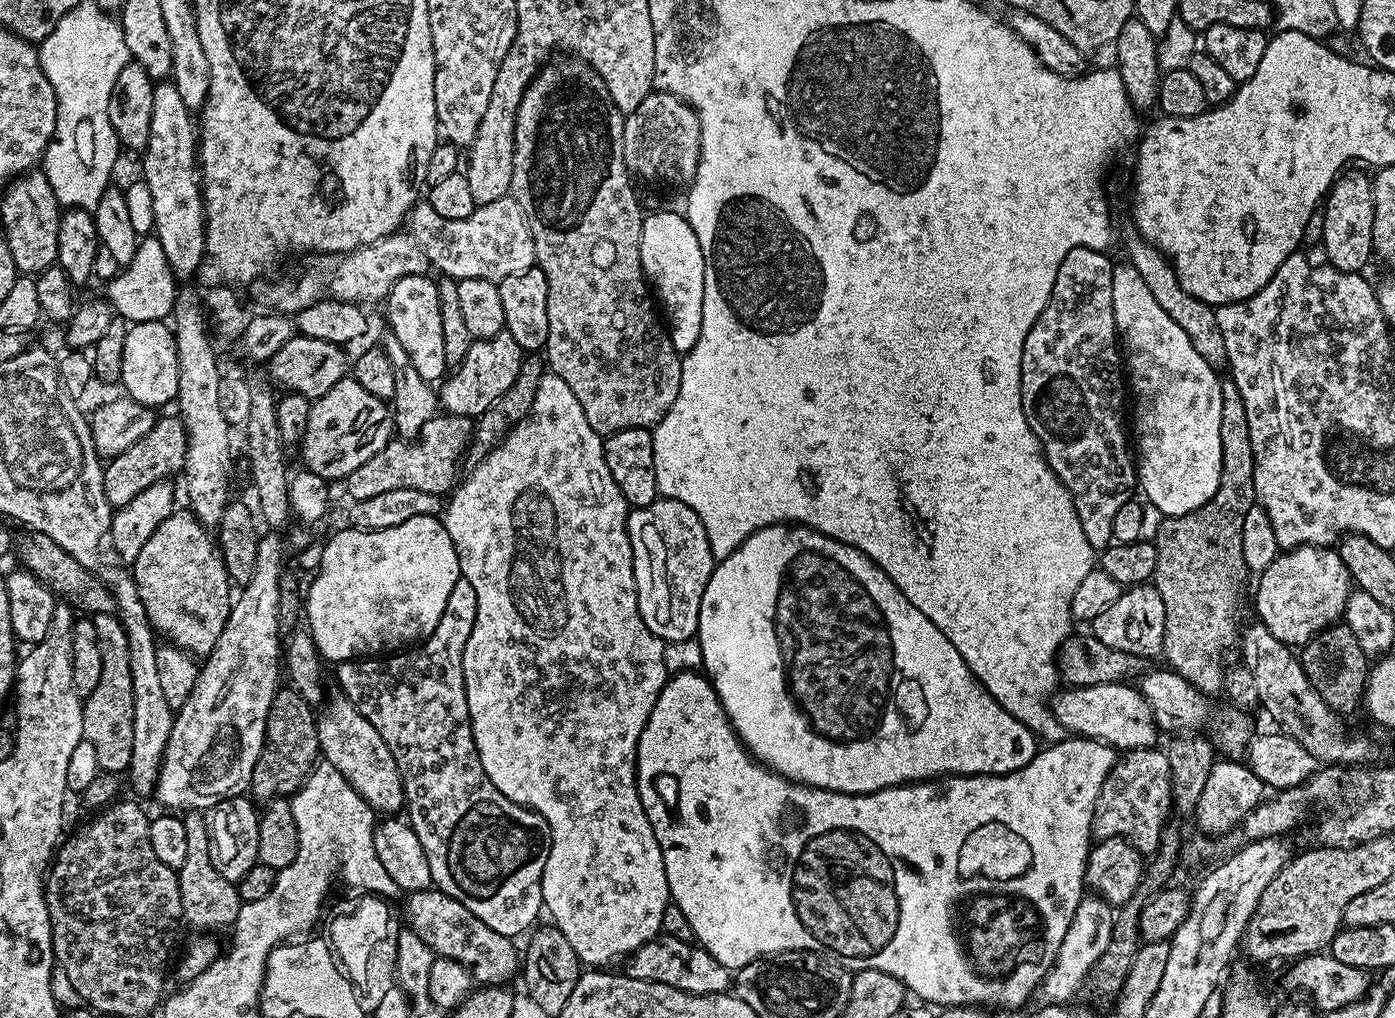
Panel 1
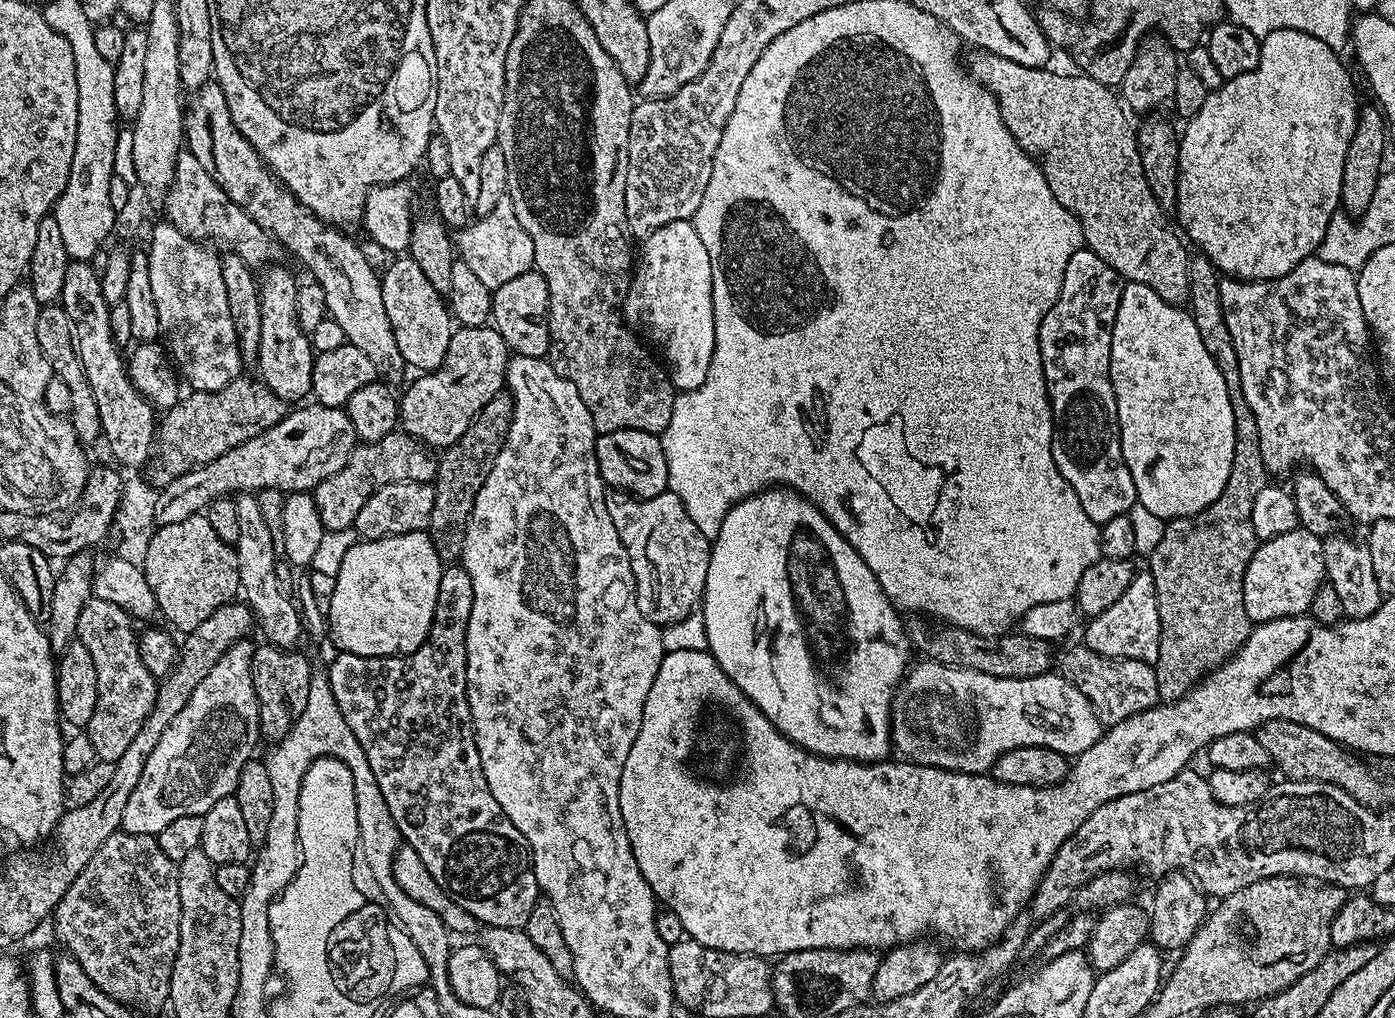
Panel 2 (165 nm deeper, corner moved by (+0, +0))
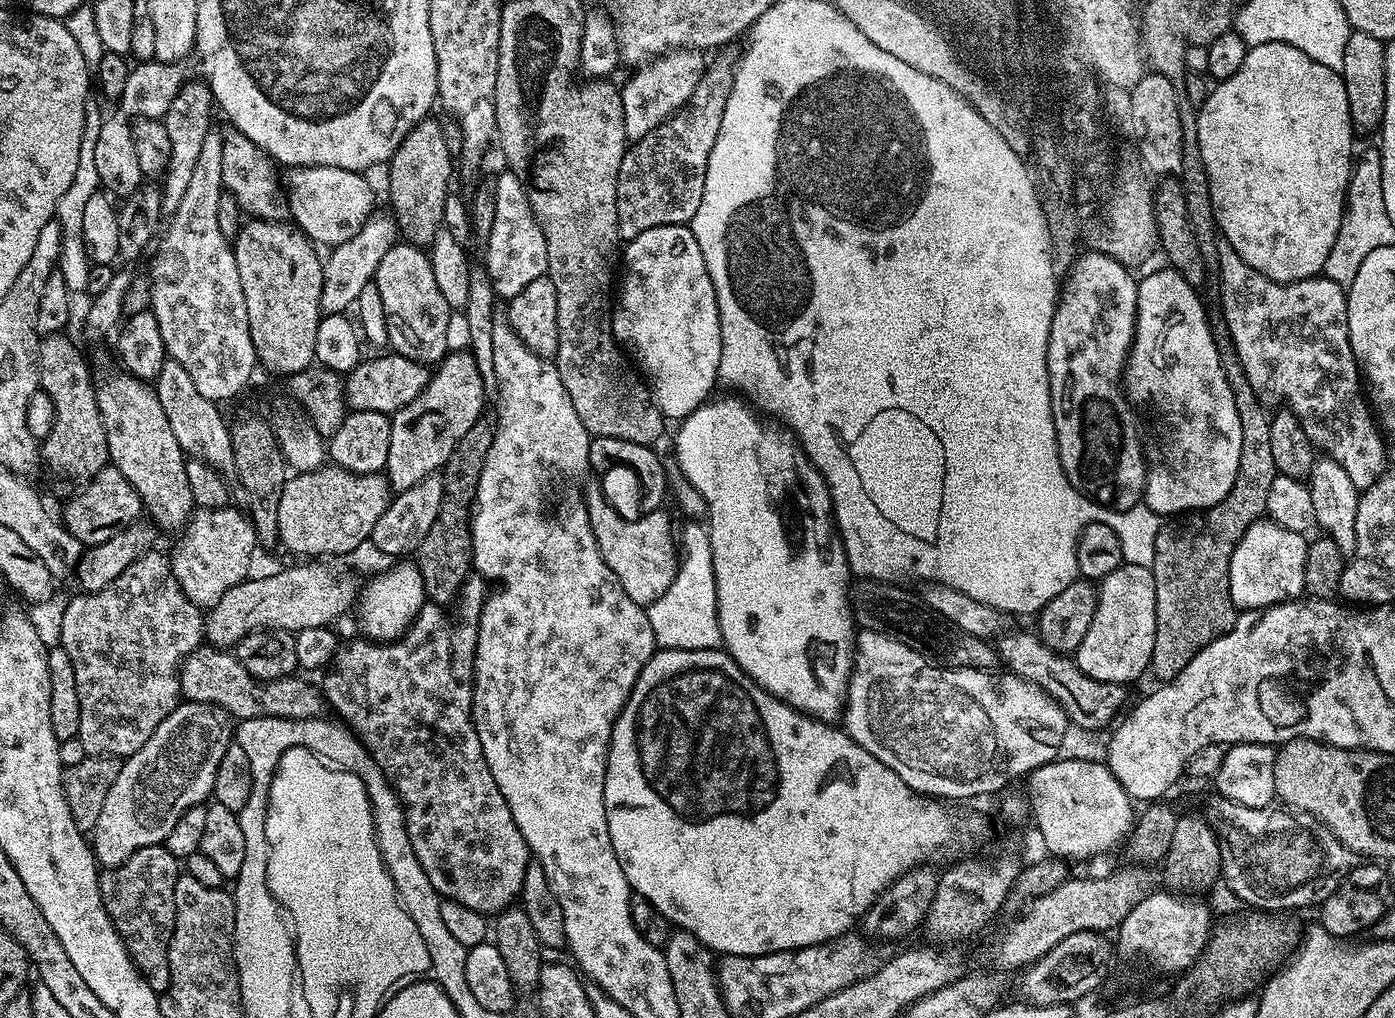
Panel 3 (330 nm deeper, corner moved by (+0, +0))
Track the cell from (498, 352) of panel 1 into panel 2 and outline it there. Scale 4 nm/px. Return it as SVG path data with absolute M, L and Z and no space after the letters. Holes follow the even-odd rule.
M494 326L483 328L457 327L450 338L450 346L446 346L446 358L433 372L425 372L417 375L417 380L405 390L404 396L399 397L400 406L399 427L416 440L423 440L433 450L449 448L470 426L470 422L476 420L476 416L494 398L494 394L505 391L506 377L508 375L508 361L510 353L502 334Z

